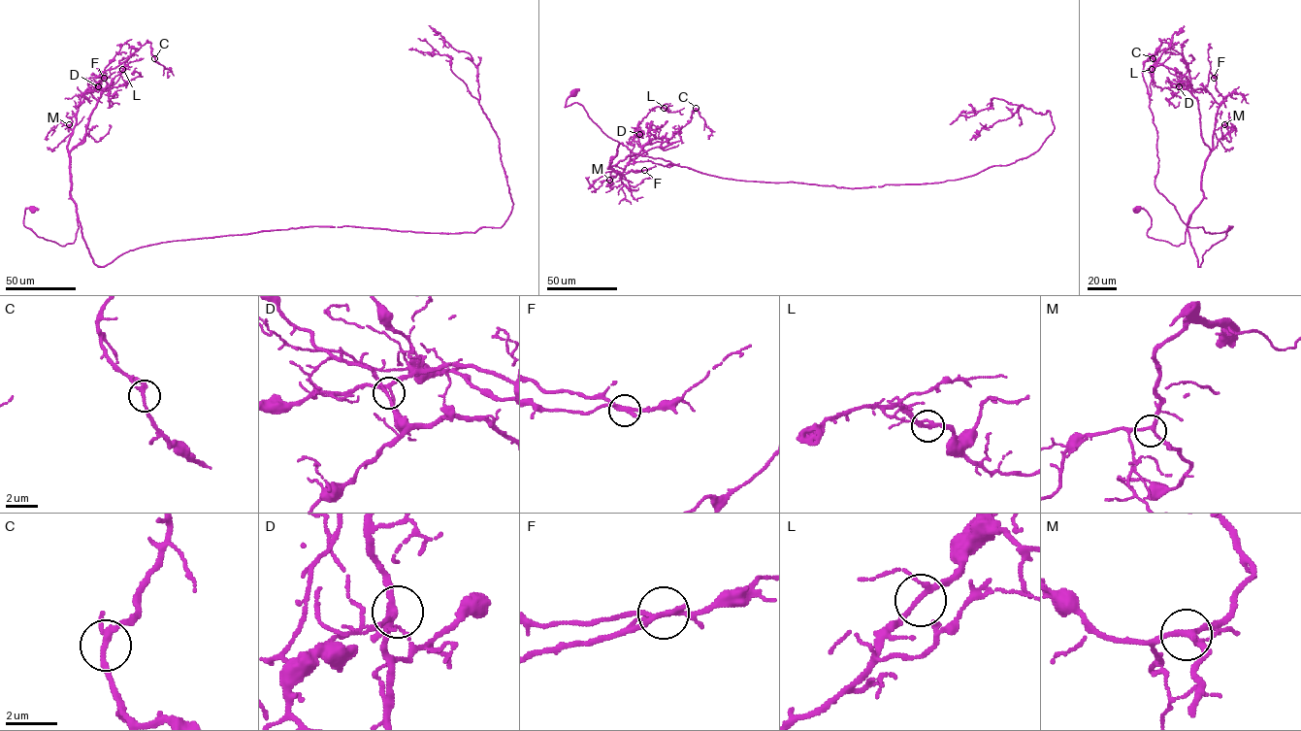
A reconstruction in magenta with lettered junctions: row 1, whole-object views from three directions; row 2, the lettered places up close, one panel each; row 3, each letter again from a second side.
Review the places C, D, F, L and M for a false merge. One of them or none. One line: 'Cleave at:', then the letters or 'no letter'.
Cleave at: F

